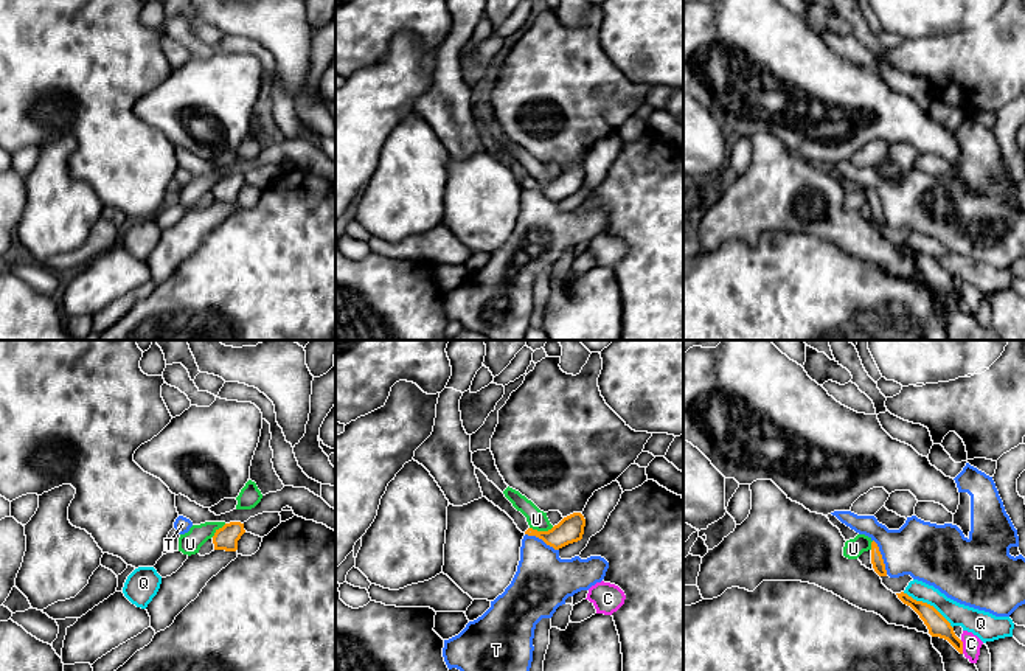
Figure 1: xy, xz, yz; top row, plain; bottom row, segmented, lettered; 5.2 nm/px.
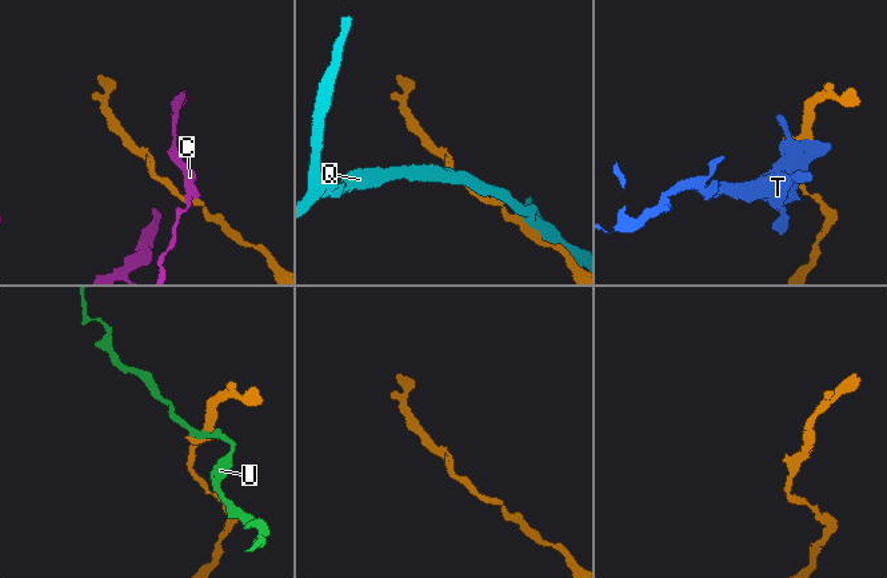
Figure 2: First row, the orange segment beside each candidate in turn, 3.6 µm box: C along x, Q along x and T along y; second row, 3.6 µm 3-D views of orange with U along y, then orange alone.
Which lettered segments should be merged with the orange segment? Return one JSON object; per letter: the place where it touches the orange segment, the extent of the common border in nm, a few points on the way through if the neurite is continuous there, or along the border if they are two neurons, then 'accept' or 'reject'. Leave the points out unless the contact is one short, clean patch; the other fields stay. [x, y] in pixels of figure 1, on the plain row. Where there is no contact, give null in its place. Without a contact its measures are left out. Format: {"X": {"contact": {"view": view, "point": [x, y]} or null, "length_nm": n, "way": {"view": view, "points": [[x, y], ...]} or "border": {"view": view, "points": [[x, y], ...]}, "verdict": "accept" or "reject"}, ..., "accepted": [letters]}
{"C": {"contact": {"view": "yz", "point": [962, 298]}, "length_nm": 70, "border": {"view": "yz", "points": [[960, 292], [963, 305]]}, "verdict": "reject"}, "Q": {"contact": {"view": "yz", "point": [929, 257]}, "length_nm": 320, "verdict": "reject"}, "T": {"contact": {"view": "yz", "point": [881, 208]}, "length_nm": 200, "border": {"view": "yz", "points": [[873, 191], [887, 225]]}, "verdict": "reject"}, "U": {"contact": {"view": "xz", "point": [541, 184]}, "length_nm": 130, "border": {"view": "xz", "points": [[553, 179], [547, 182], [530, 180]]}, "verdict": "reject"}, "accepted": []}

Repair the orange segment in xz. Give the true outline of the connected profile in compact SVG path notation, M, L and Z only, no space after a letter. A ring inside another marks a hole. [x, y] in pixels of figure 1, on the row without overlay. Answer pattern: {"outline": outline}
{"outline": "M477 120L475 127L478 130L483 149L486 149L502 163L505 163L522 185L542 191L547 197L553 199L554 202L559 202L568 196L582 191L585 171L581 165L573 165L564 169L558 177L554 177L548 183L533 182L528 177L526 169L520 163L517 163L512 158L512 155L505 149L505 146L492 134L489 134L488 129Z"}

